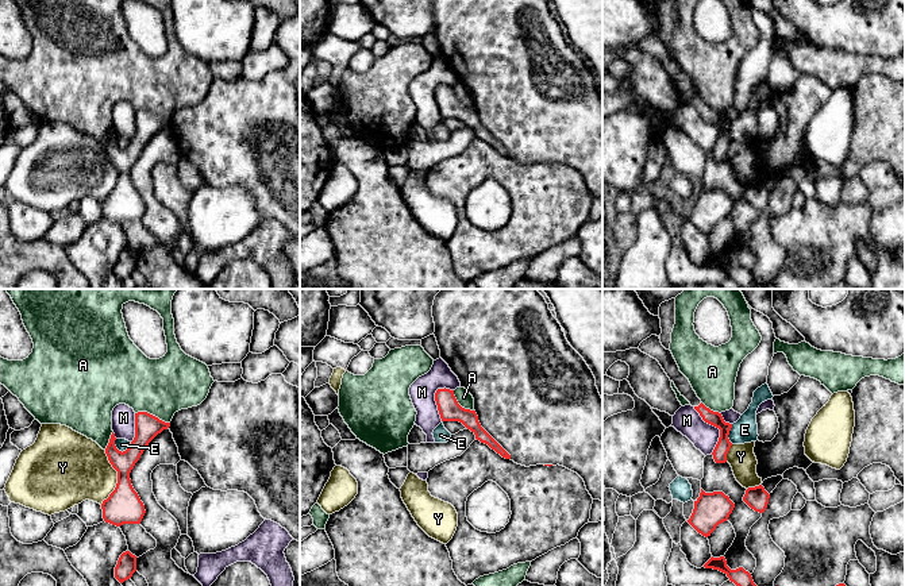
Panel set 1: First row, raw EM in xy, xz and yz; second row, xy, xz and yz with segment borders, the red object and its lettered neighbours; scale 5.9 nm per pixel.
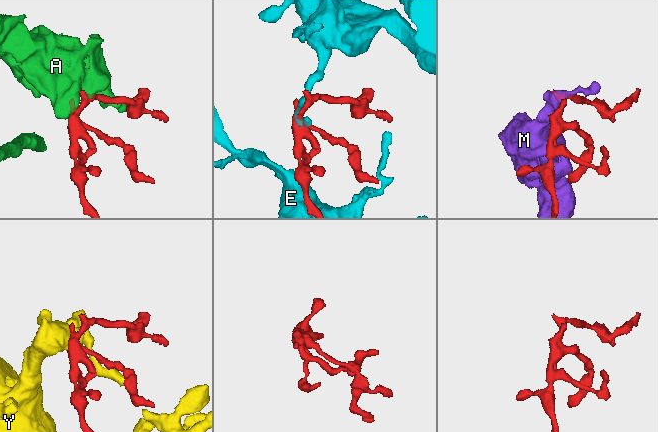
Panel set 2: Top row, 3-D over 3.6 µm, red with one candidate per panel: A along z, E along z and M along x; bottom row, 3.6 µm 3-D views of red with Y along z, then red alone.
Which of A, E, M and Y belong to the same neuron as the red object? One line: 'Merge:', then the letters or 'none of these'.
Merge: none of these

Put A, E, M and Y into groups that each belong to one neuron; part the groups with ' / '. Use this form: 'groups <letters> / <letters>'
groups A / E / M / Y

